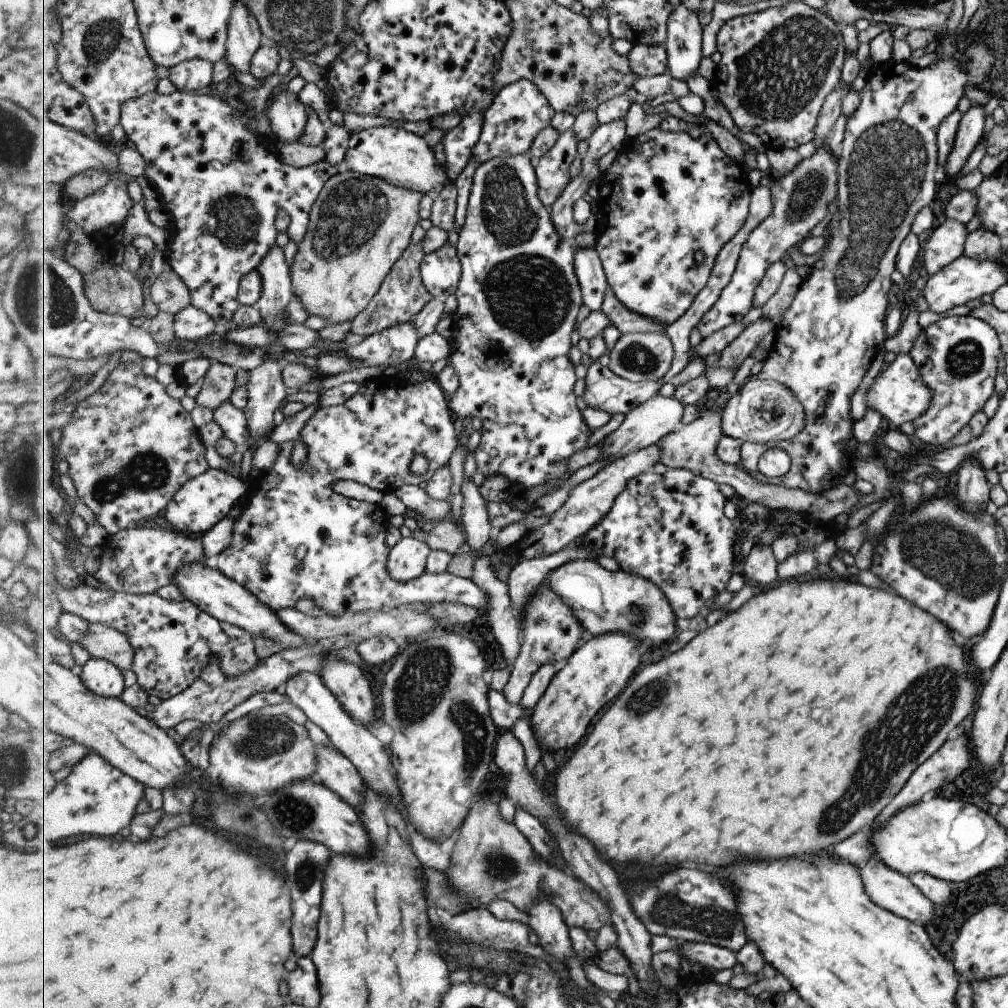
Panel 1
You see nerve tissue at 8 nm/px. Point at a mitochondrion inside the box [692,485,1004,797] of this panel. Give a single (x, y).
(949, 554)

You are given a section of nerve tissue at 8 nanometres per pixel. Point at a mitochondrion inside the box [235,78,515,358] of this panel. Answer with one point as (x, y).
(349, 217)

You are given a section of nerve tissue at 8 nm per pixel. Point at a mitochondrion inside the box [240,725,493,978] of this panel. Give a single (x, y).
(294, 814)

